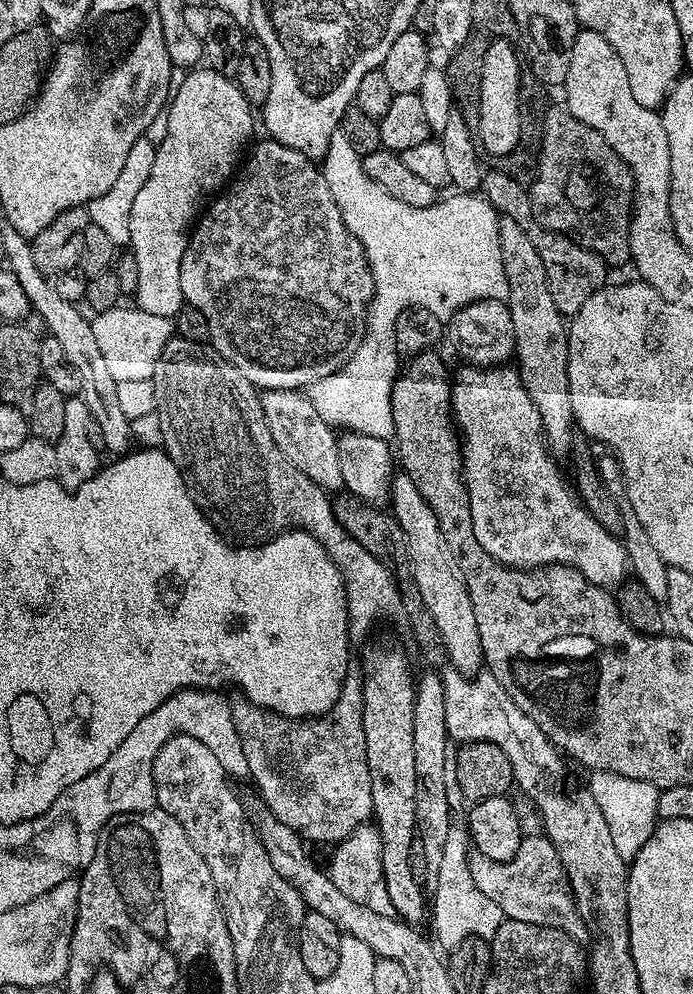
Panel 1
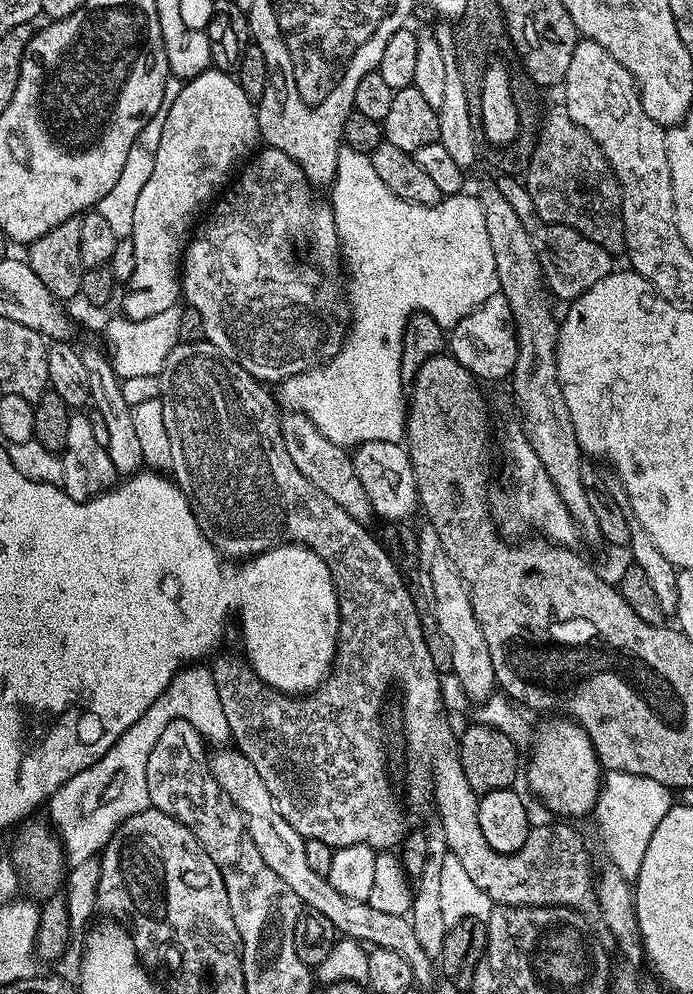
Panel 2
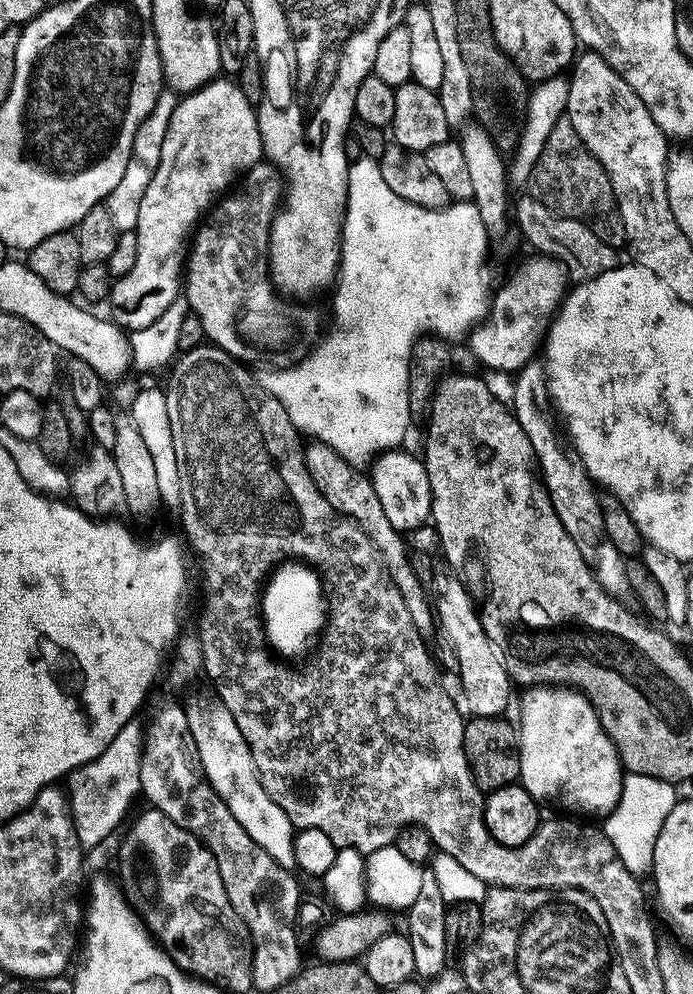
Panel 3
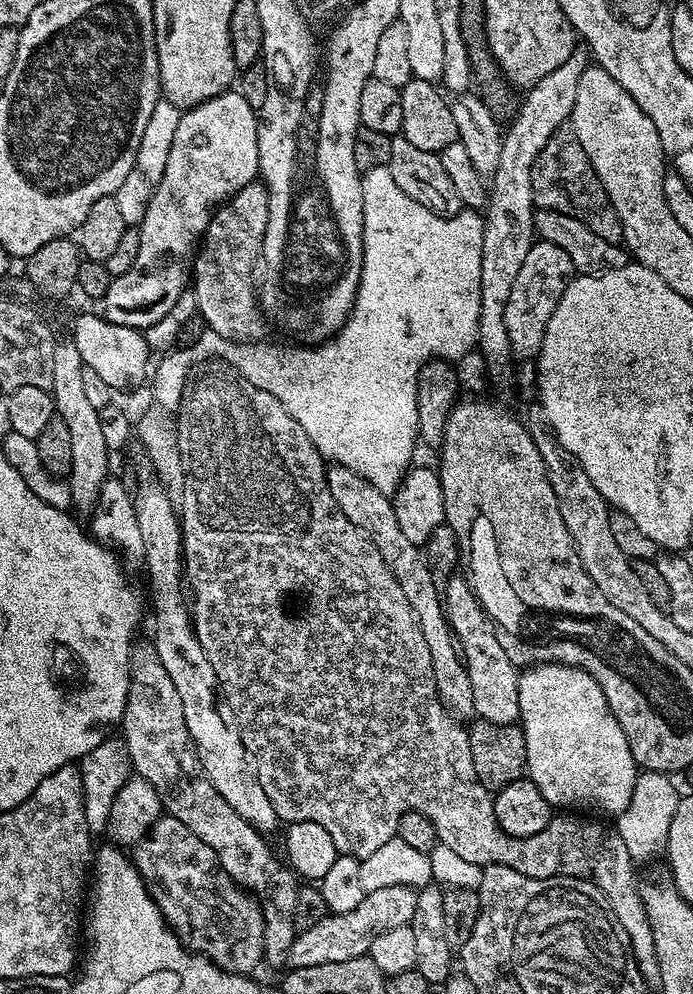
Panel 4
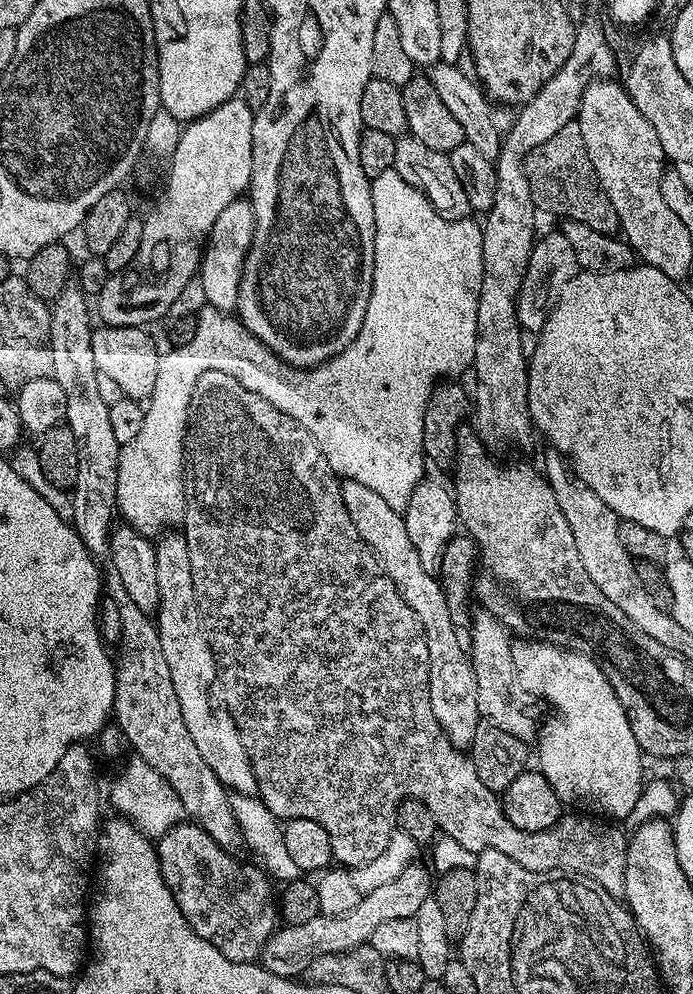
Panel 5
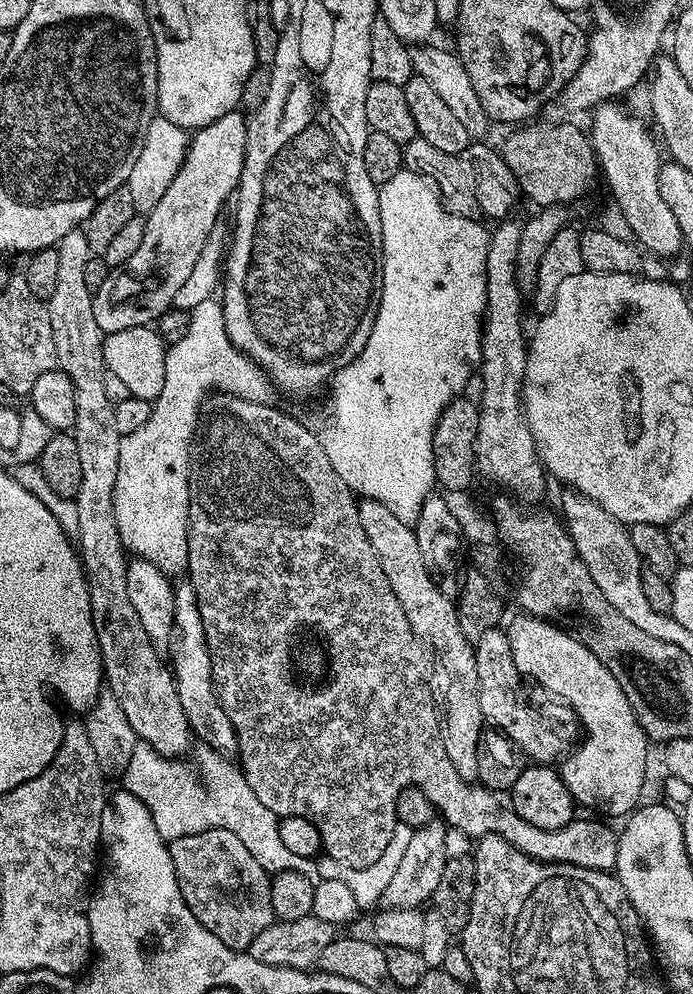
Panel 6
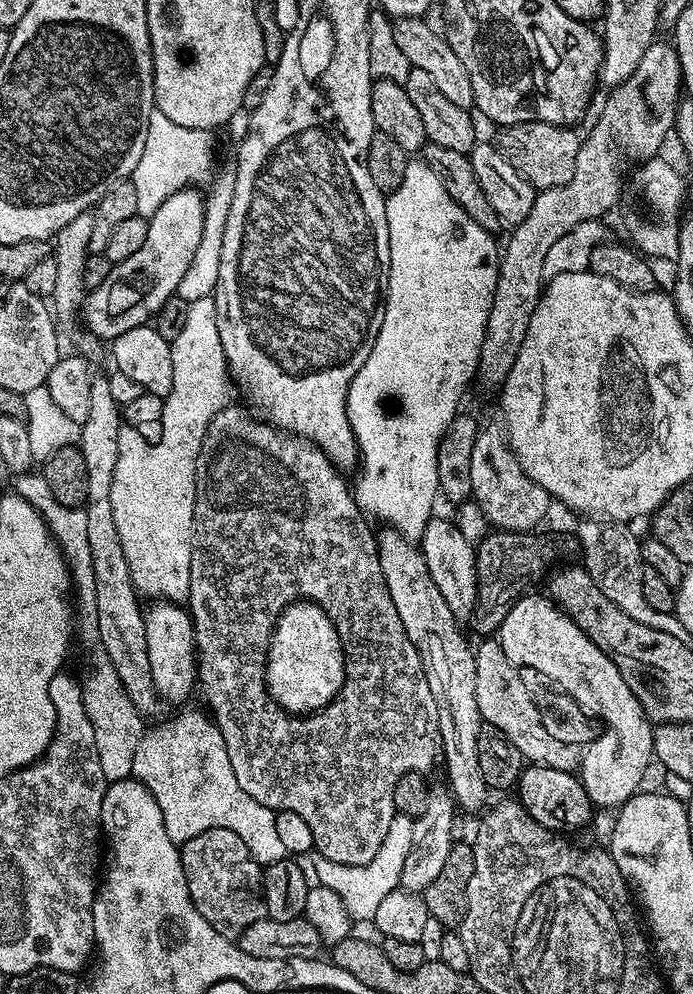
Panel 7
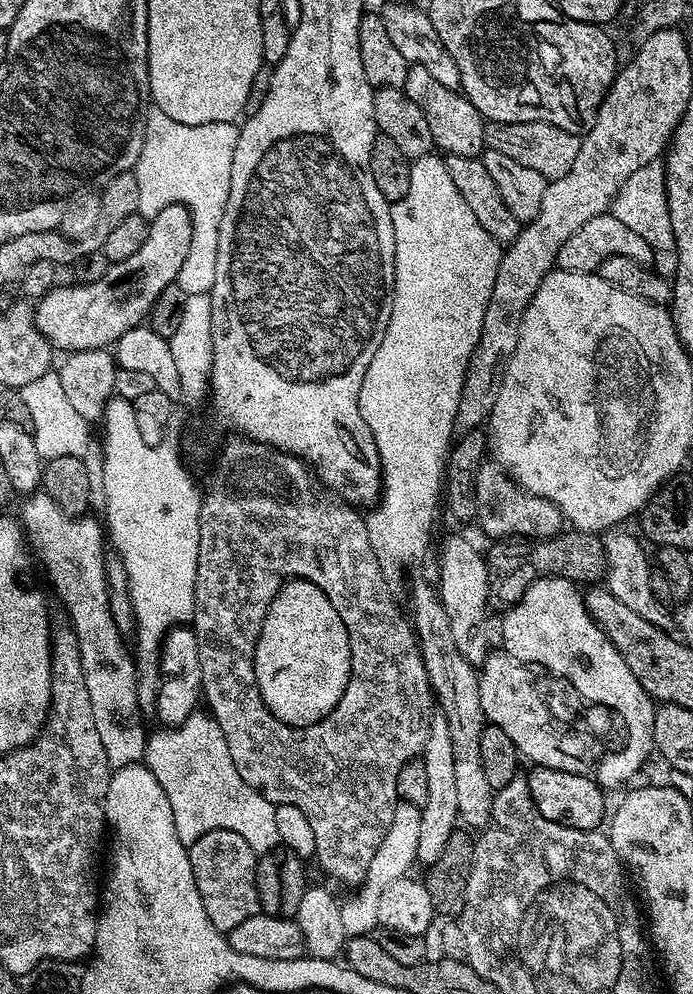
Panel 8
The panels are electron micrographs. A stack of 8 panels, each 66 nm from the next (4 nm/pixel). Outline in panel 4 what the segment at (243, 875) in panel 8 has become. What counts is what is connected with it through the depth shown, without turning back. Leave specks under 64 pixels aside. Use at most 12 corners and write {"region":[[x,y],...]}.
{"region":[[162,814],[130,852],[189,951],[264,960],[259,903]]}

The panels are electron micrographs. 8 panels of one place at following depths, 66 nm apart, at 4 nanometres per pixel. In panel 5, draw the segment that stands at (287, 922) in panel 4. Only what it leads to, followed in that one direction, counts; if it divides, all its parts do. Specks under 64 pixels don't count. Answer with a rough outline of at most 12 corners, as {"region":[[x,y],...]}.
{"region":[[115,571],[115,723],[223,848],[224,783],[194,747],[153,617]]}

